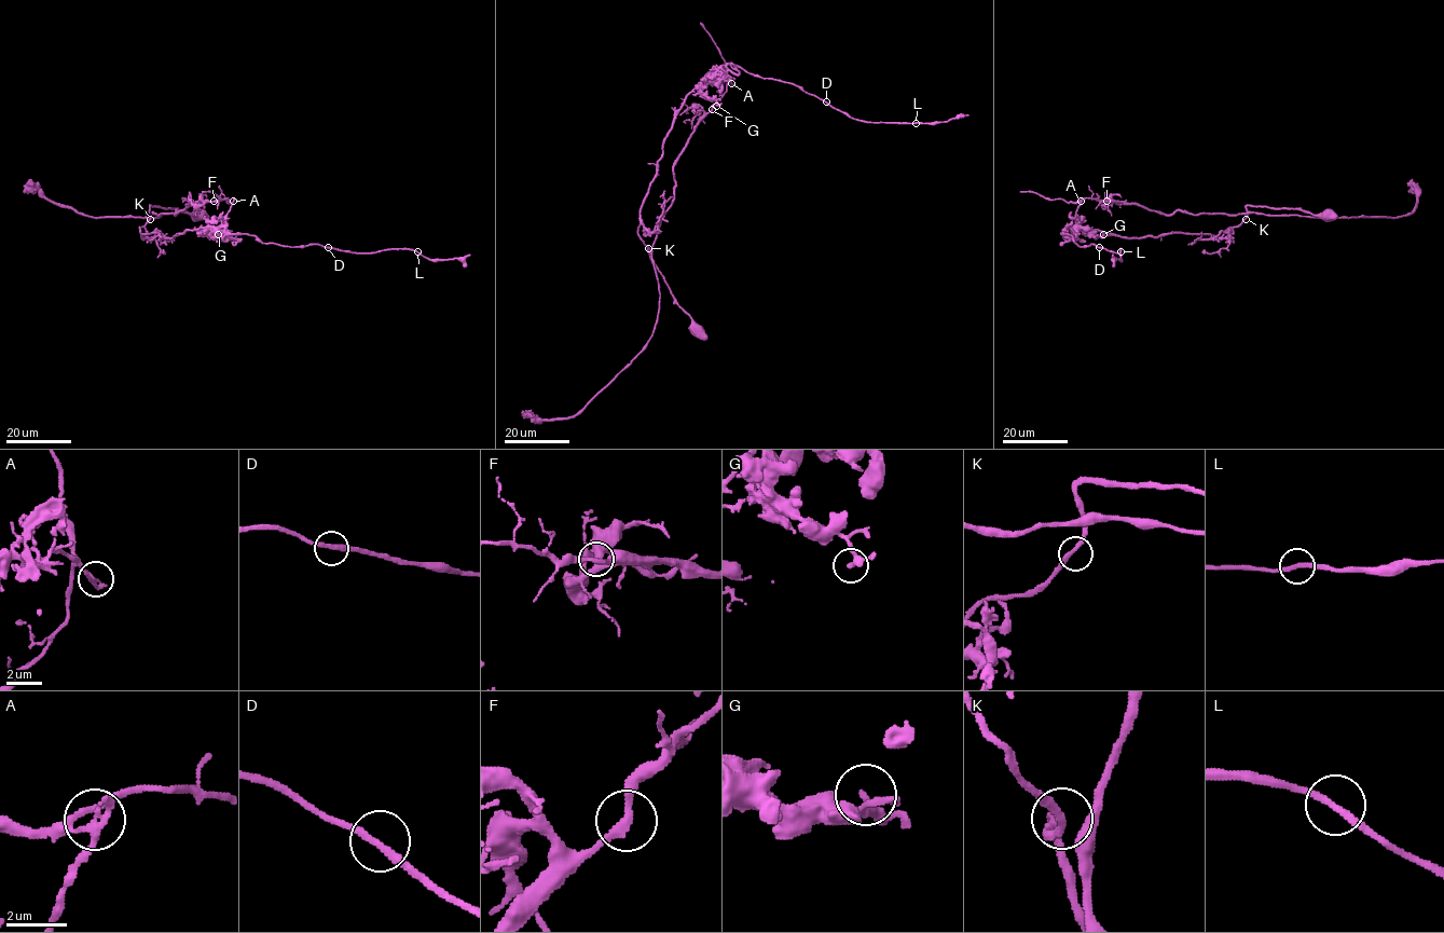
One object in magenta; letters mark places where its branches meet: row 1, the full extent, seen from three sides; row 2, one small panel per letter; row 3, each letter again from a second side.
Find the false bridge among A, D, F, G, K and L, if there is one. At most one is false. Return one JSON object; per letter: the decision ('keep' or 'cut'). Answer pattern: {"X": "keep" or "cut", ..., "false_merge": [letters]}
{"A": "cut", "D": "keep", "F": "keep", "G": "keep", "K": "keep", "L": "keep", "false_merge": ["A"]}

